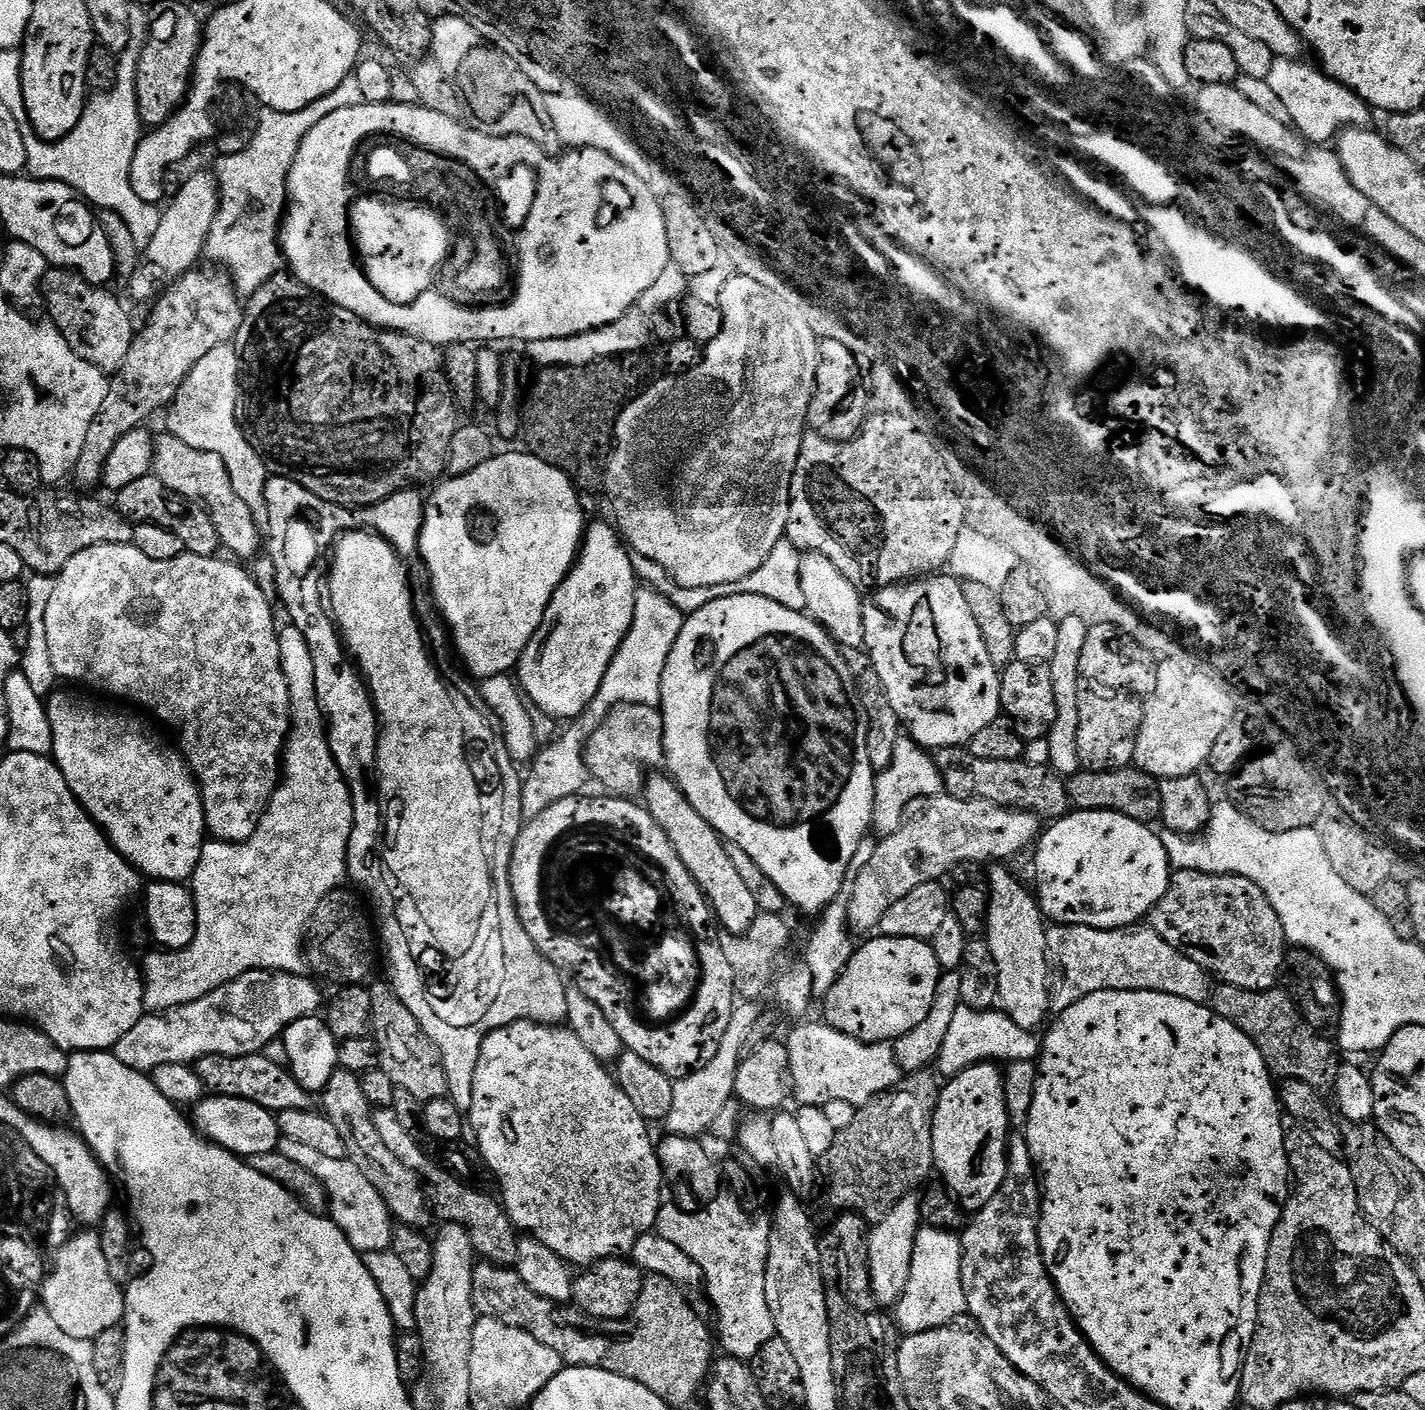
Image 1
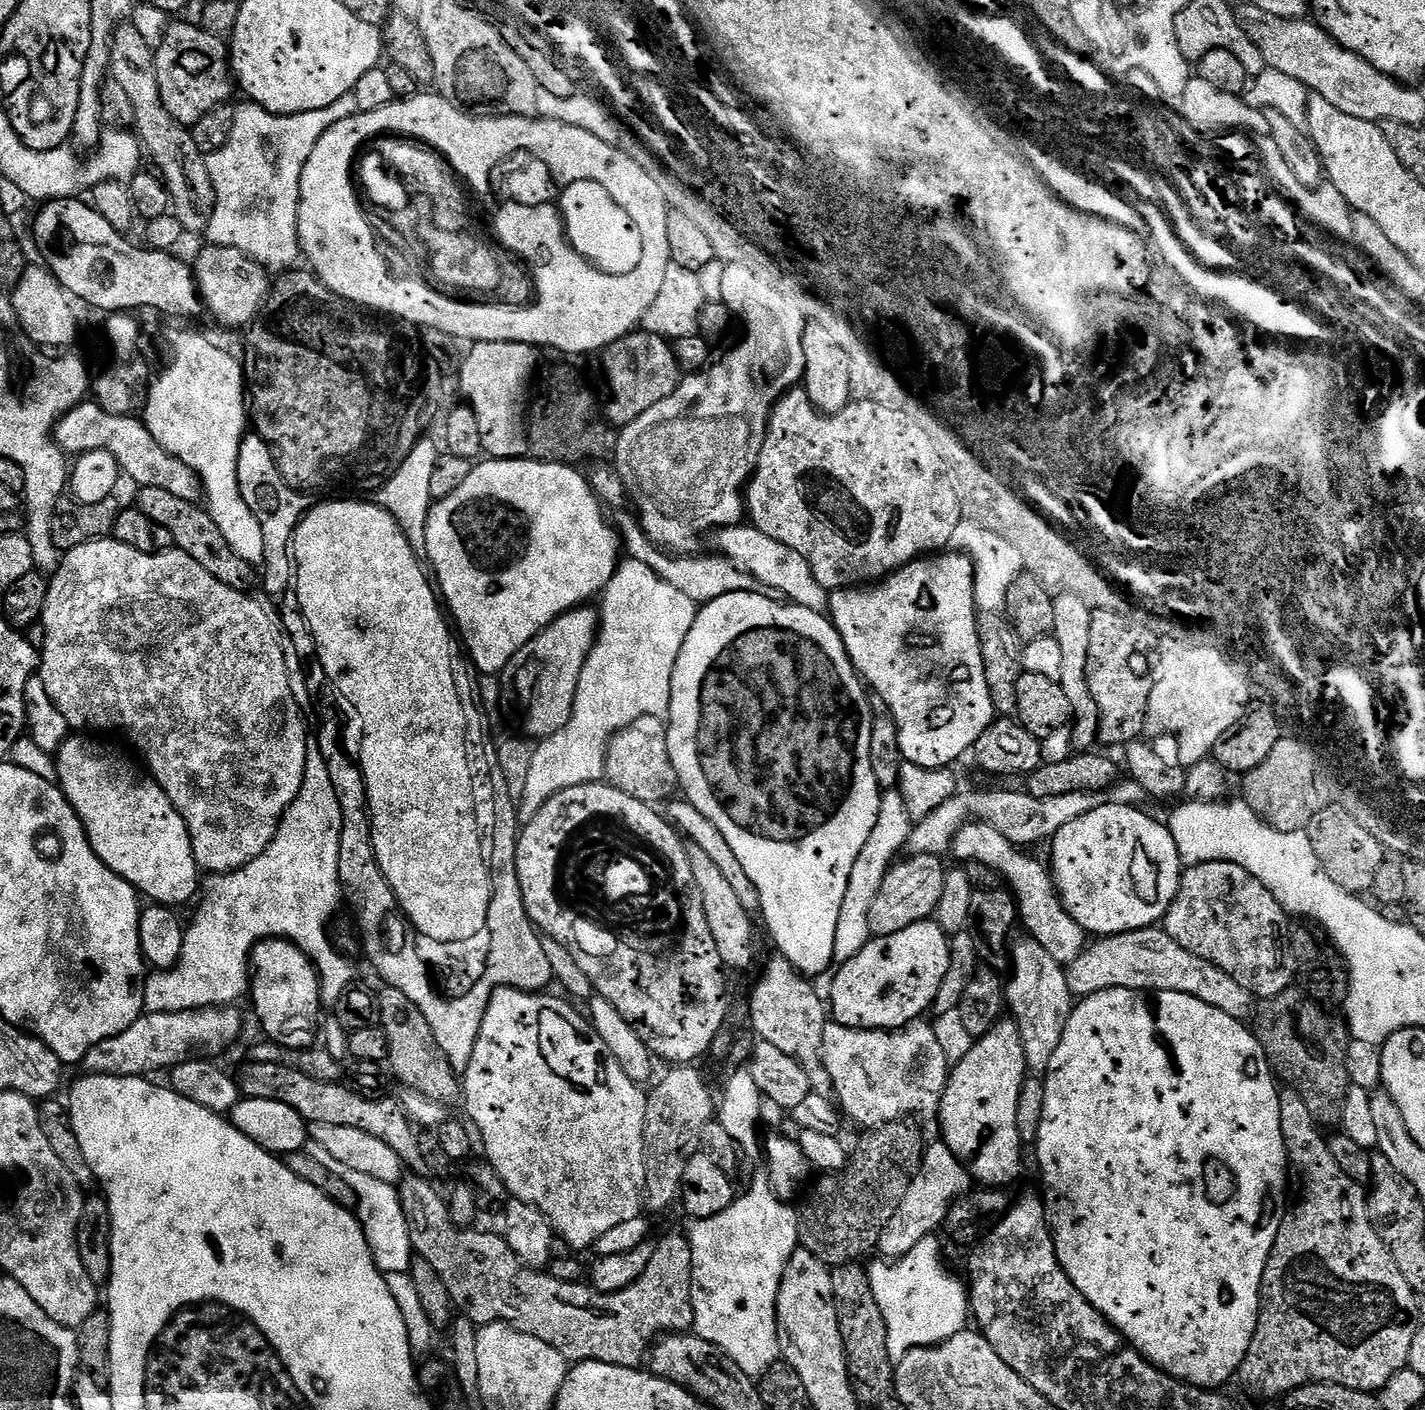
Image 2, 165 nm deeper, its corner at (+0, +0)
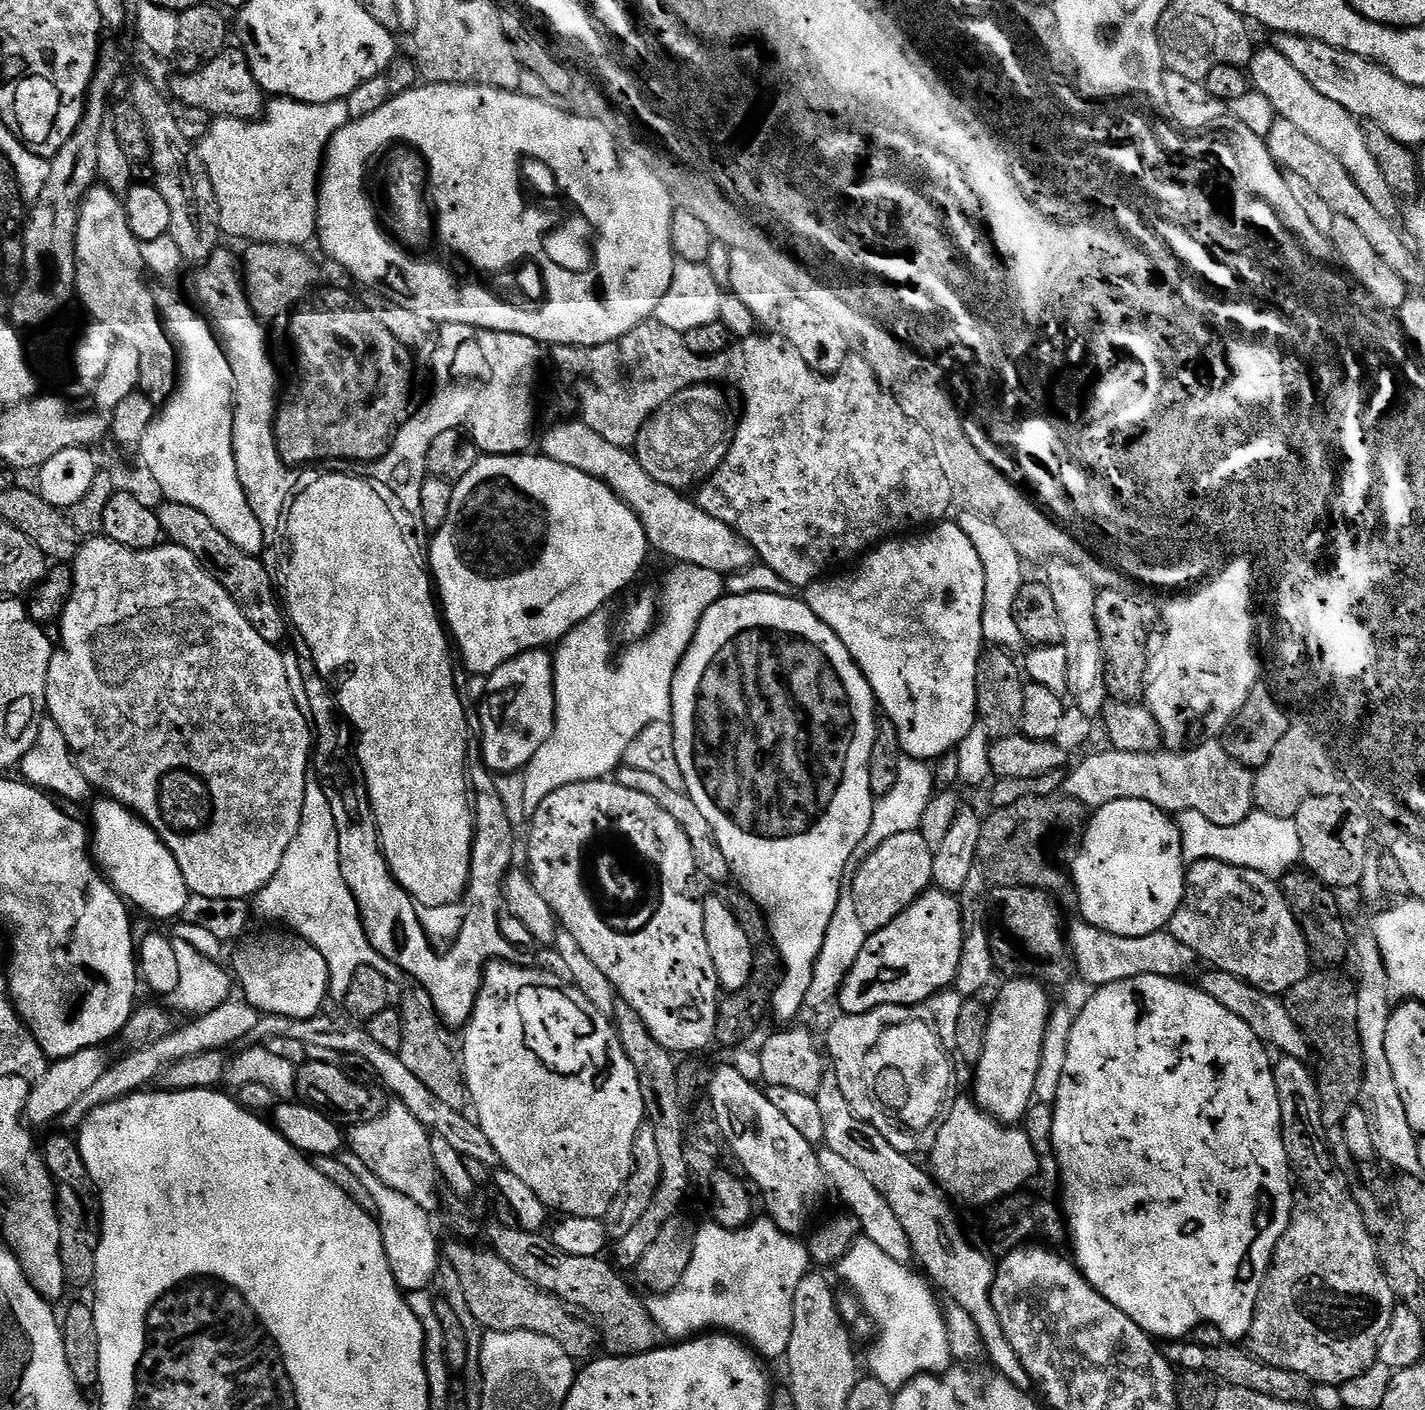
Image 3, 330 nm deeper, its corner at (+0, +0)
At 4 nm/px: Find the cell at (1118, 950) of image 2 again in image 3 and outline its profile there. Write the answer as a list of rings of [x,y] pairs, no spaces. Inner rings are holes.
[[[1208,970],[1208,973],[1198,980],[1198,987],[1206,994],[1210,994],[1210,998],[1214,998],[1219,1004],[1226,1006],[1226,1010],[1230,1010],[1230,1014],[1242,1018],[1242,1022],[1246,1022],[1246,1026],[1250,1026],[1250,1030],[1254,1030],[1257,1038],[1269,1049],[1277,1048],[1280,1056],[1307,1061],[1313,1055],[1312,1045],[1308,1043],[1302,1030],[1294,1022],[1294,1018],[1290,1018],[1281,997],[1266,994],[1262,990],[1250,986],[1248,981],[1239,980],[1234,974],[1215,970]]]

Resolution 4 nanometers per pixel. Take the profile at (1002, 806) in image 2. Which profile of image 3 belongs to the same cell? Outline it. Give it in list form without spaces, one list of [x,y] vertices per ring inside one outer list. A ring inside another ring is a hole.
[[[1208,738],[1197,748],[1189,752],[1185,750],[1161,750],[1158,752],[1117,752],[1107,750],[1097,756],[1088,756],[1069,776],[1062,780],[1062,792],[1069,800],[1077,800],[1085,809],[1095,810],[1110,802],[1119,800],[1141,800],[1158,806],[1169,814],[1181,812],[1197,812],[1202,814],[1214,826],[1234,826],[1241,824],[1254,811],[1254,776],[1247,768],[1243,768],[1234,758],[1226,754],[1223,743]]]

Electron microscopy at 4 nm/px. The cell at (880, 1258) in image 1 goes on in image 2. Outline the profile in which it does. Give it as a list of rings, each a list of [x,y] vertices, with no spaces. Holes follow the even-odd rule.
[[[929,1143],[924,1150],[924,1161],[912,1175],[910,1190],[906,1190],[906,1198],[902,1198],[902,1206],[894,1210],[894,1218],[890,1218],[890,1222],[886,1222],[886,1230],[882,1230],[879,1255],[884,1258],[905,1256],[918,1246],[918,1242],[922,1242],[922,1238],[939,1233],[952,1203],[961,1196],[967,1196],[973,1184],[972,1175],[966,1171],[964,1163],[944,1143]]]

